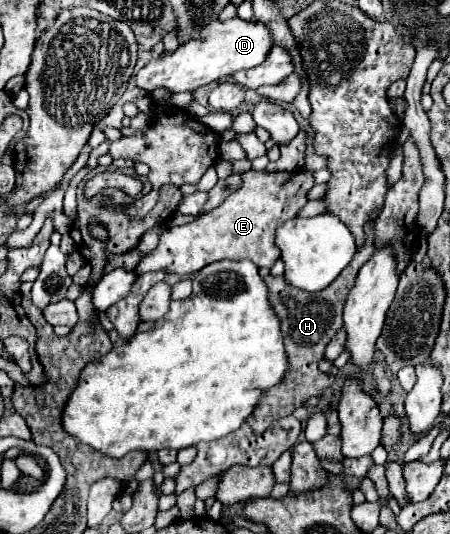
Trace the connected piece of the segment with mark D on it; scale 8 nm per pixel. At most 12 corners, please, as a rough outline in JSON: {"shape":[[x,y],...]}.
{"shape":[[214,21],[204,41],[152,59],[136,85],[174,93],[228,79],[266,59],[258,21]]}

